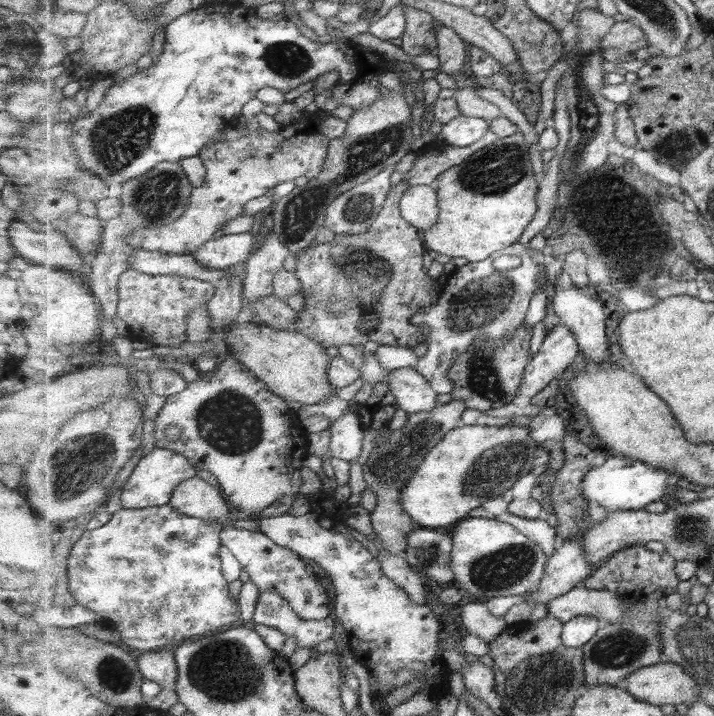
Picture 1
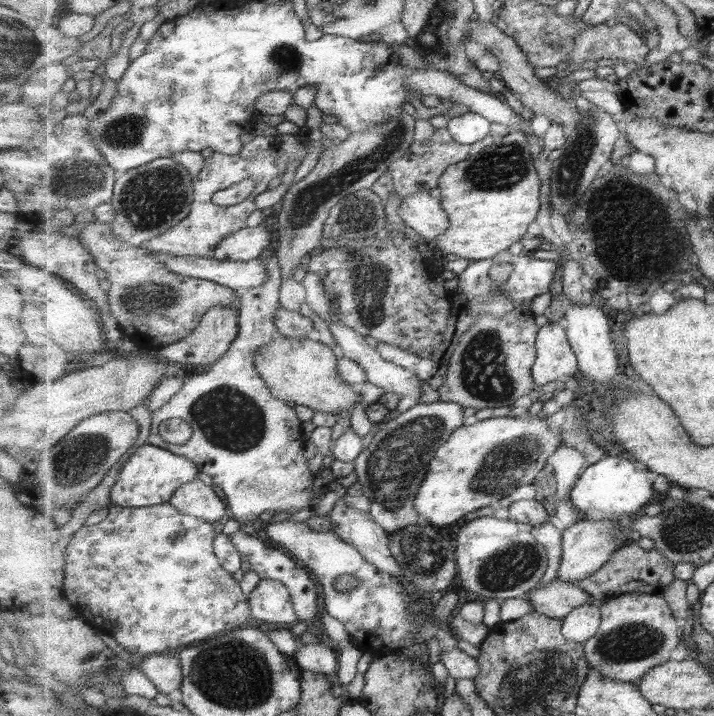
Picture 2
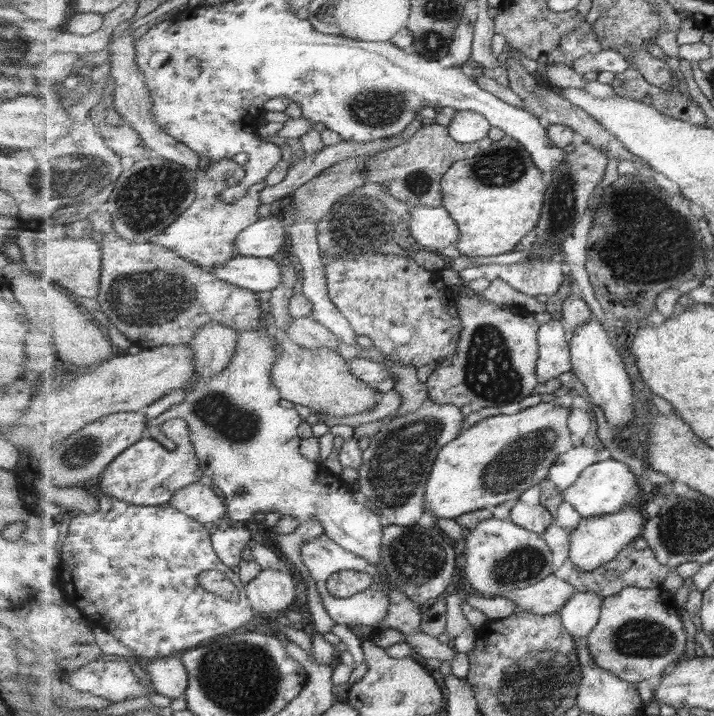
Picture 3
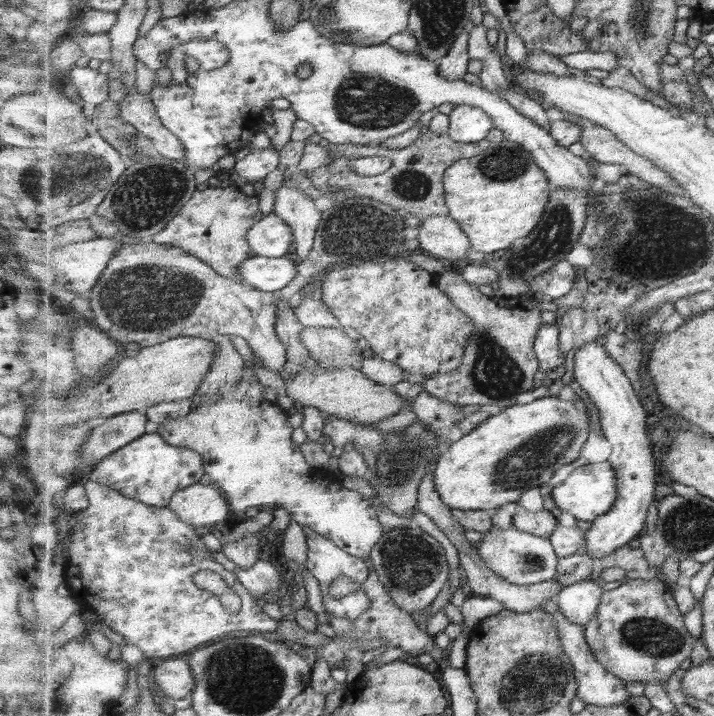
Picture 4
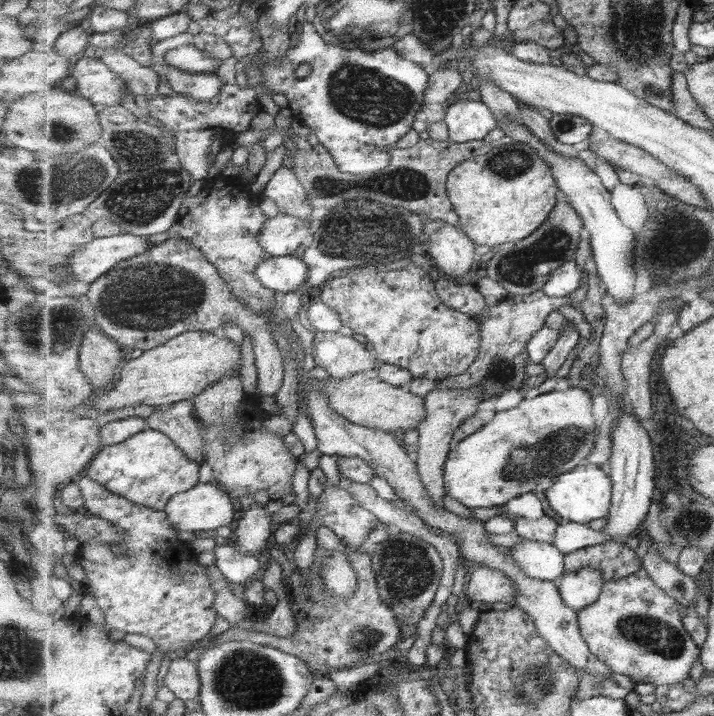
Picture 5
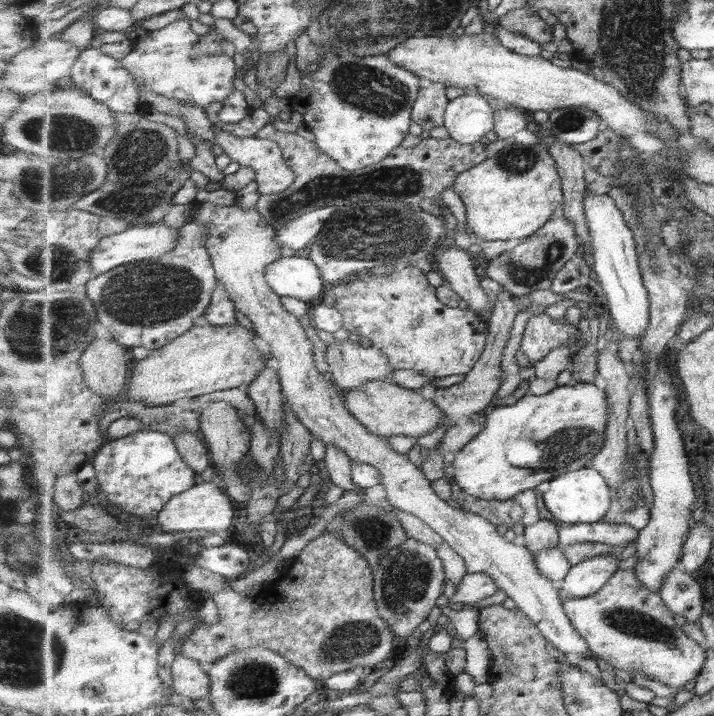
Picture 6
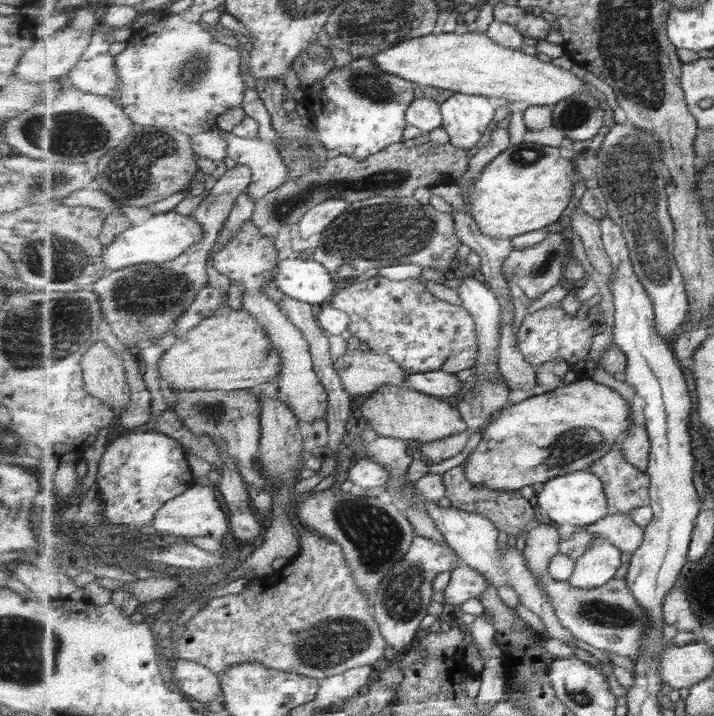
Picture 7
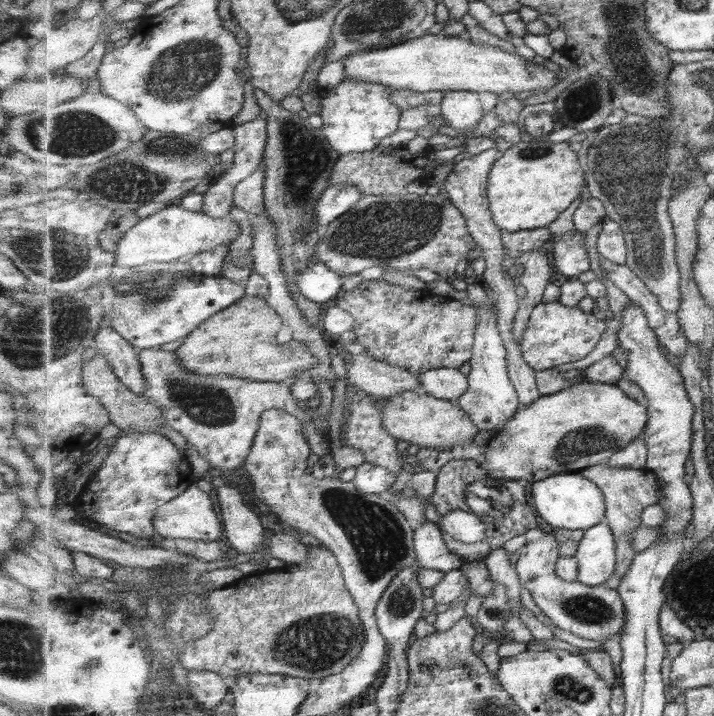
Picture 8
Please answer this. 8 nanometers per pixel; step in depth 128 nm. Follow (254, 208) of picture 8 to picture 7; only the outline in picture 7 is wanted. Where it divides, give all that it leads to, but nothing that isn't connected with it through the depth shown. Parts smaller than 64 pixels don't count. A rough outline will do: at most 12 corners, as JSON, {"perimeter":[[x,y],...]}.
{"perimeter":[[209,121],[229,142],[229,158],[251,167],[253,201],[289,180],[272,142],[237,136]]}

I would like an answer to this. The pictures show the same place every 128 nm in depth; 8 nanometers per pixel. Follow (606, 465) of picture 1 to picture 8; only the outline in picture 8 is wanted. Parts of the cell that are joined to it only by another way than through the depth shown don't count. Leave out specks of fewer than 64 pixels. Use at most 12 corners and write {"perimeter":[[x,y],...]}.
{"perimeter":[[577,473],[532,483],[530,504],[549,525],[589,530],[605,496]]}

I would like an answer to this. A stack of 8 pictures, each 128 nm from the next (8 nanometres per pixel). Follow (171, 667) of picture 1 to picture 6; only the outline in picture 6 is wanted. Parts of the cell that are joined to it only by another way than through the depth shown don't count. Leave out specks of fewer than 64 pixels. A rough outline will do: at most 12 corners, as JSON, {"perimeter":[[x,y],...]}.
{"perimeter":[[176,655],[175,692],[211,698],[211,676],[196,660]]}

